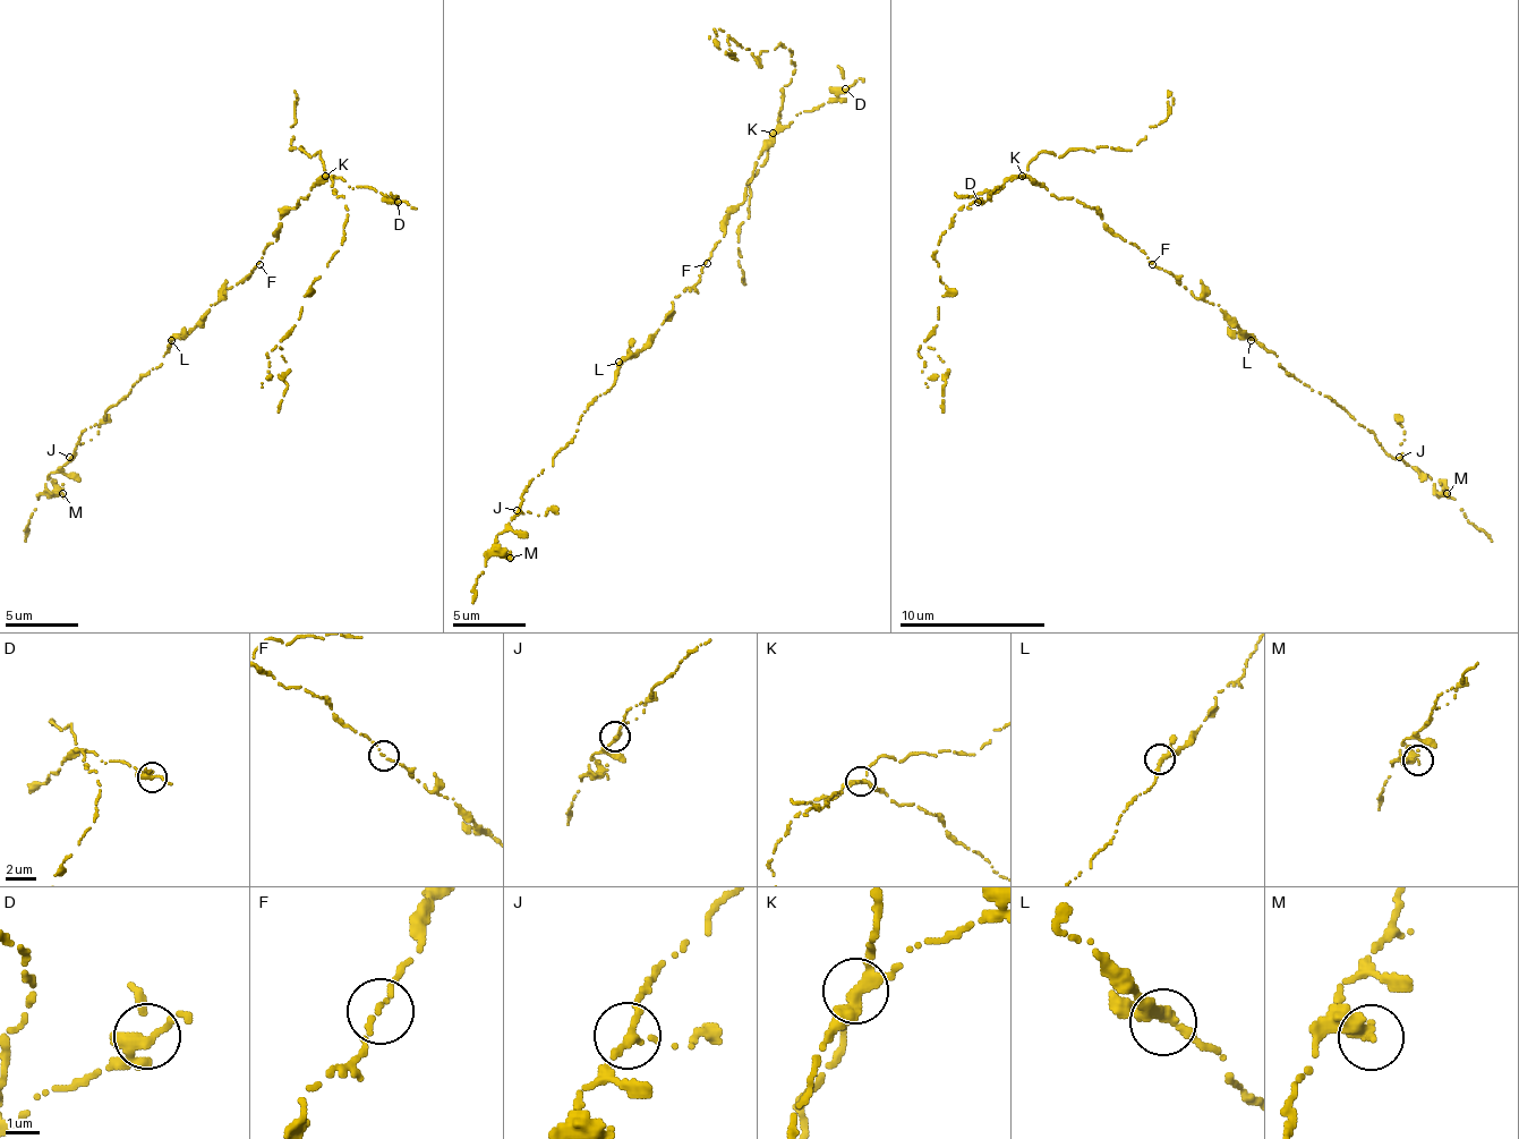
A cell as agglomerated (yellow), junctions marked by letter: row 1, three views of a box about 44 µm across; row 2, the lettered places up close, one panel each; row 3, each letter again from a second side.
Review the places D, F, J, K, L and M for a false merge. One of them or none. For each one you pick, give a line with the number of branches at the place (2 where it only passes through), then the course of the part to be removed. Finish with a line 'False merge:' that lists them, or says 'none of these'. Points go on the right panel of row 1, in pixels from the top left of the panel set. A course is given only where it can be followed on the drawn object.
K: Branches: 4. Course of the part to remove: (1021, 177), (966, 198), (937, 246), (945, 292), (919, 355), (927, 376), (945, 384), (941, 413)
False merge: K

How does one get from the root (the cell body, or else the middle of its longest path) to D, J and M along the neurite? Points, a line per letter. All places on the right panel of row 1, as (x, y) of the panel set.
D: (1152, 264), (1090, 205), (1057, 198), (1029, 177), (1014, 177), (978, 202)
J: (1152, 264), (1218, 304), (1283, 370), (1330, 394), (1399, 457)
M: (1152, 264), (1218, 304), (1283, 370), (1330, 394), (1392, 457), (1447, 493)

